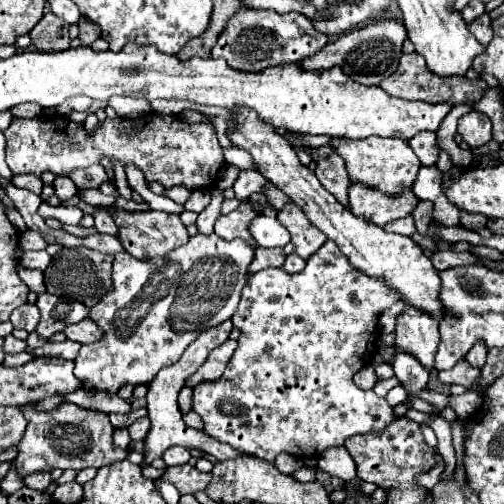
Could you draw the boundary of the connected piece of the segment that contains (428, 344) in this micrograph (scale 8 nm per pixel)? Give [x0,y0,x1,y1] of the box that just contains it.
[395,305,439,369]

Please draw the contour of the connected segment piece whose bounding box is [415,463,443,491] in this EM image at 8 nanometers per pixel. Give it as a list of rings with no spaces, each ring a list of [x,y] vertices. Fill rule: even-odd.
[[[441,463],[441,465],[435,465],[431,471],[419,473],[419,475],[415,477],[415,485],[419,485],[421,489],[427,489],[427,491],[429,491],[429,489],[433,489],[433,487],[437,485],[441,473],[443,473],[443,463]]]

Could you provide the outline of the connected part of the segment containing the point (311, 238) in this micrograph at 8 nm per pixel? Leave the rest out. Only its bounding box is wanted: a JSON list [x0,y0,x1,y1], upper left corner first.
[277,203,327,259]

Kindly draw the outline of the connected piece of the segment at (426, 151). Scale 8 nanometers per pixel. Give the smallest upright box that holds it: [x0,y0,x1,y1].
[409,131,439,165]

